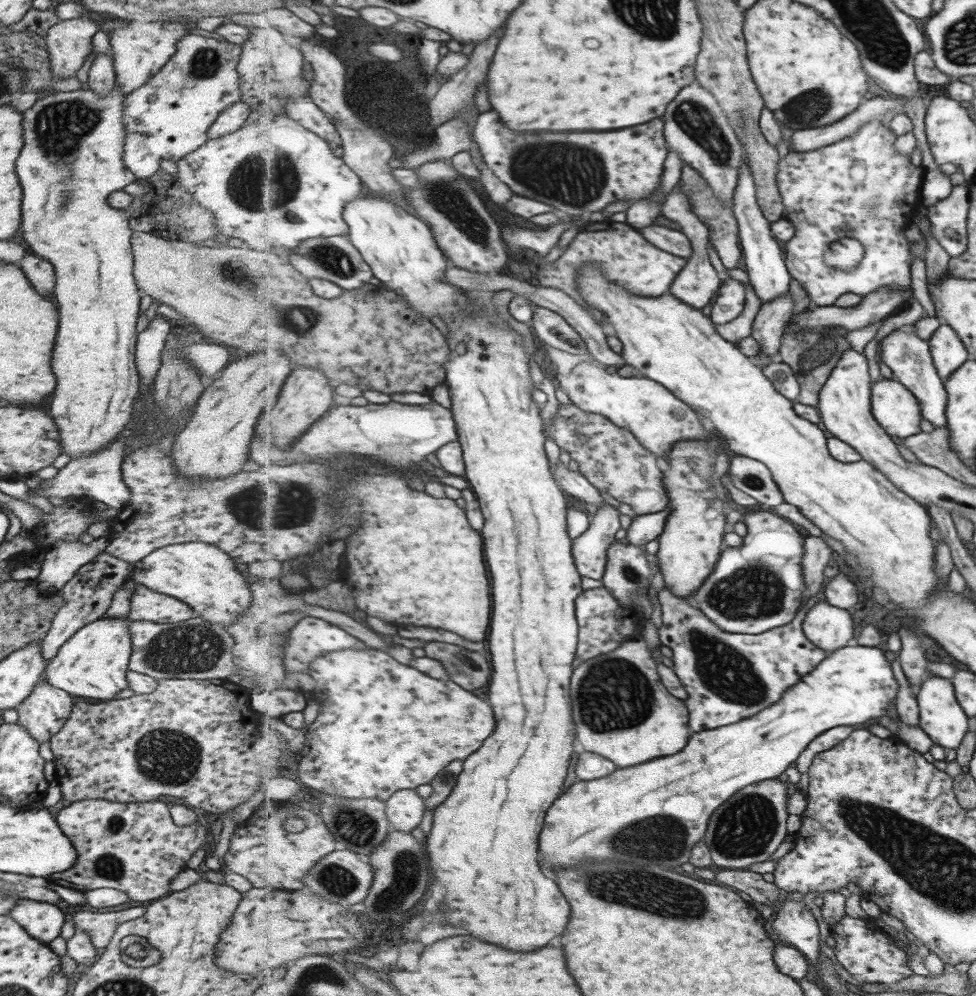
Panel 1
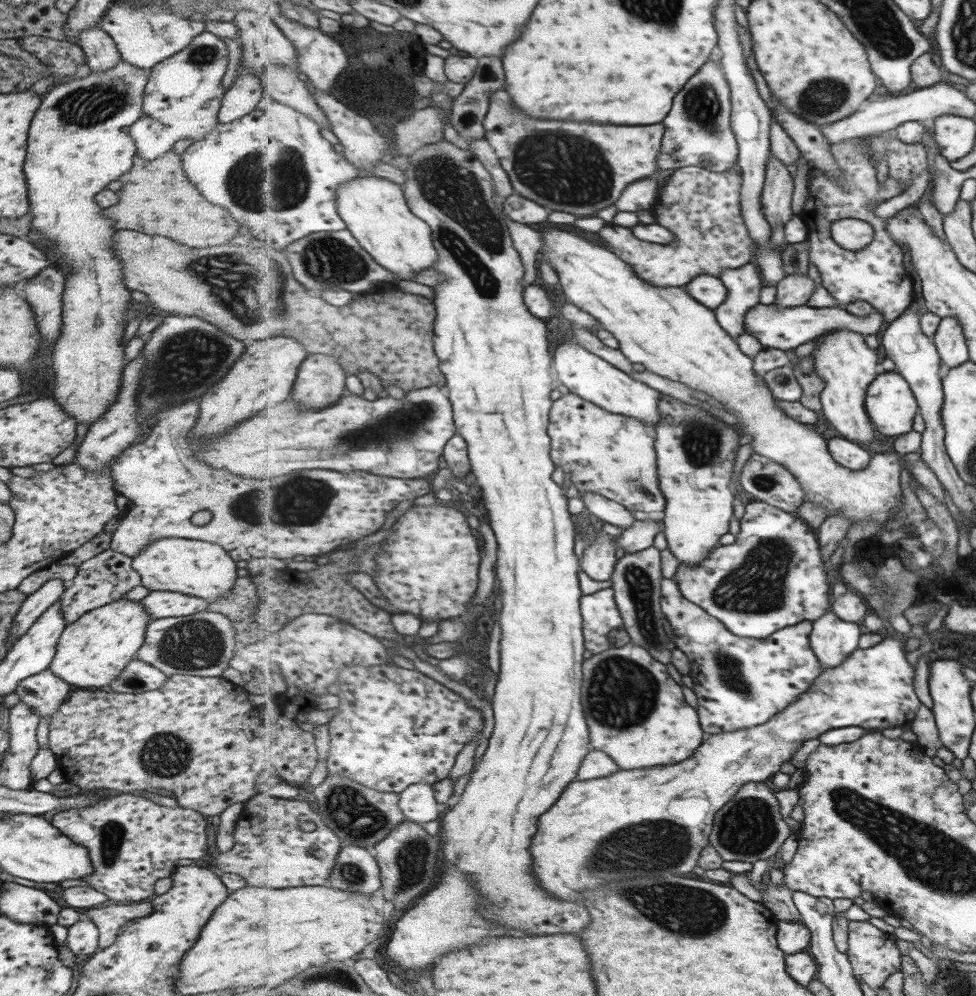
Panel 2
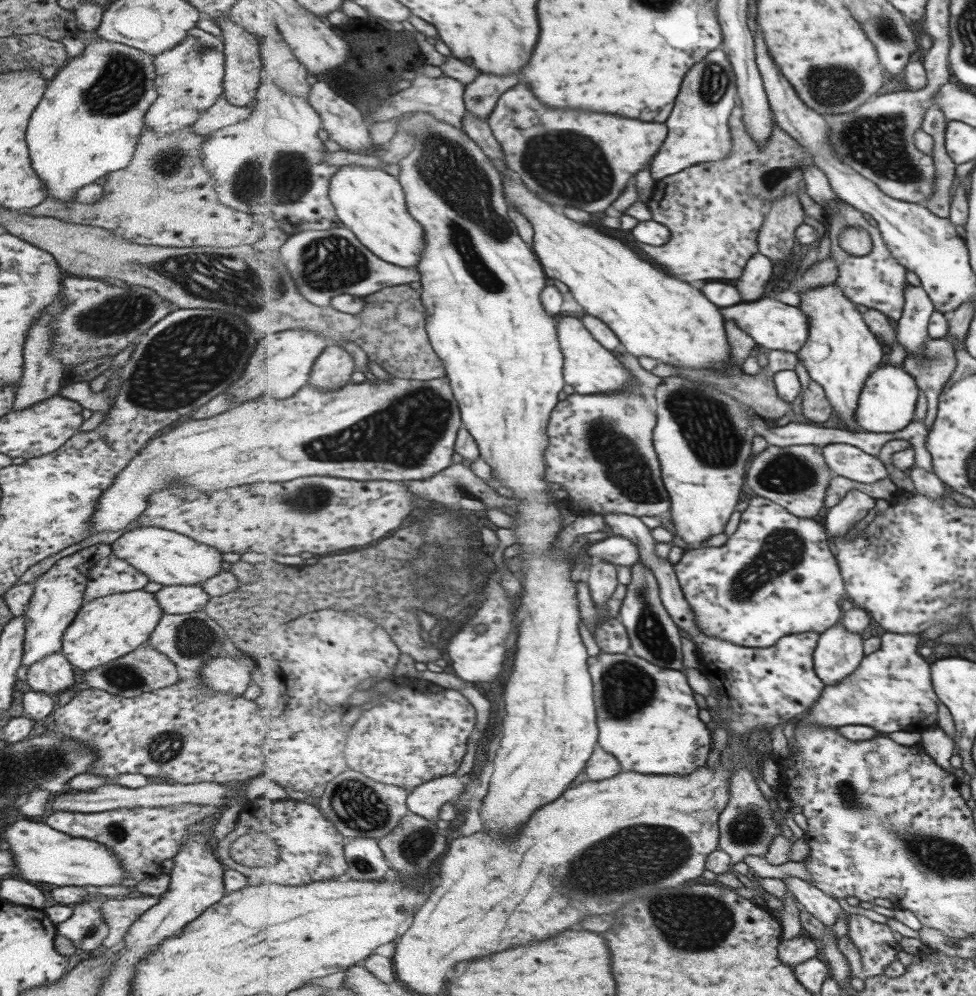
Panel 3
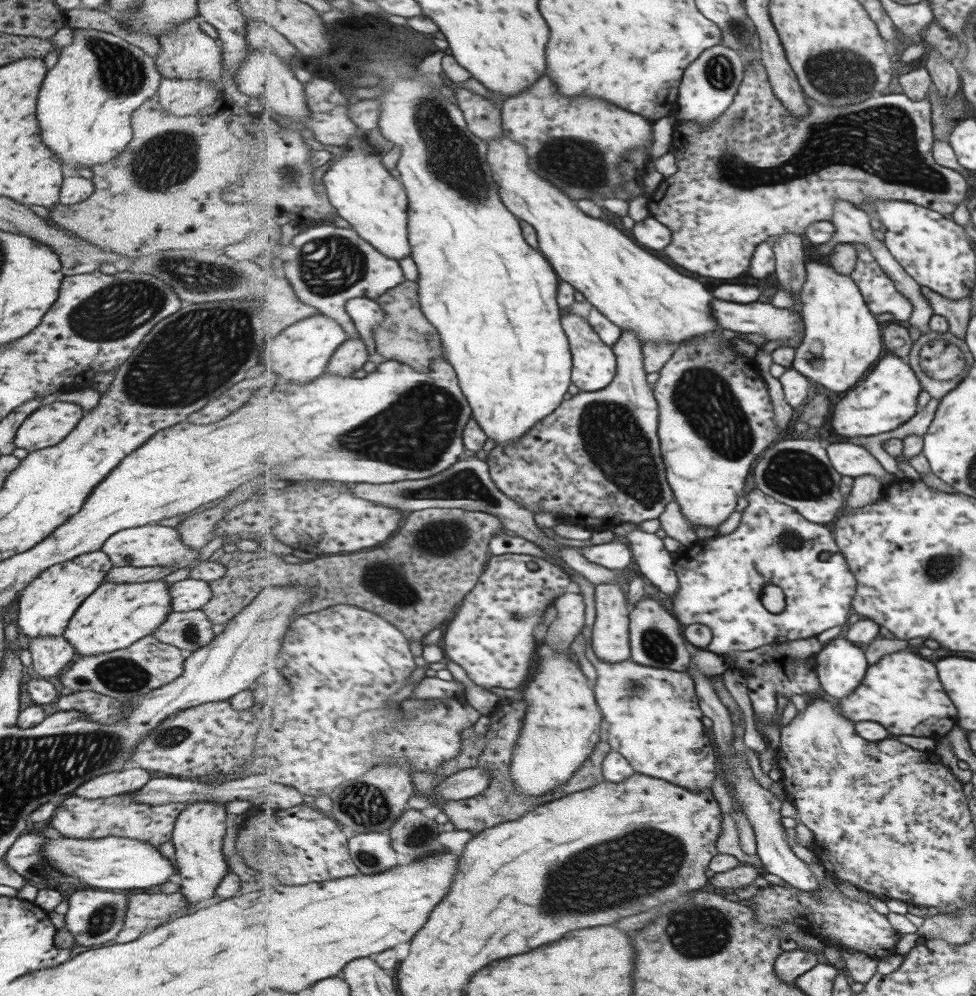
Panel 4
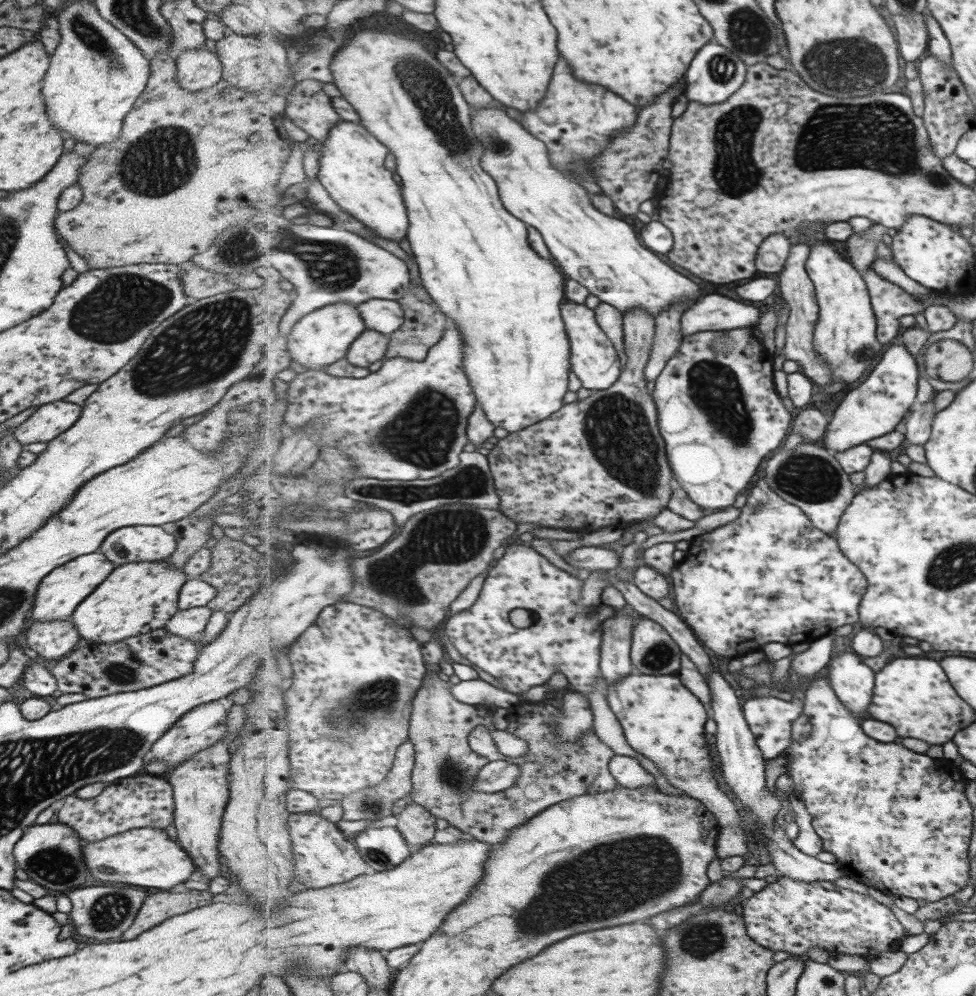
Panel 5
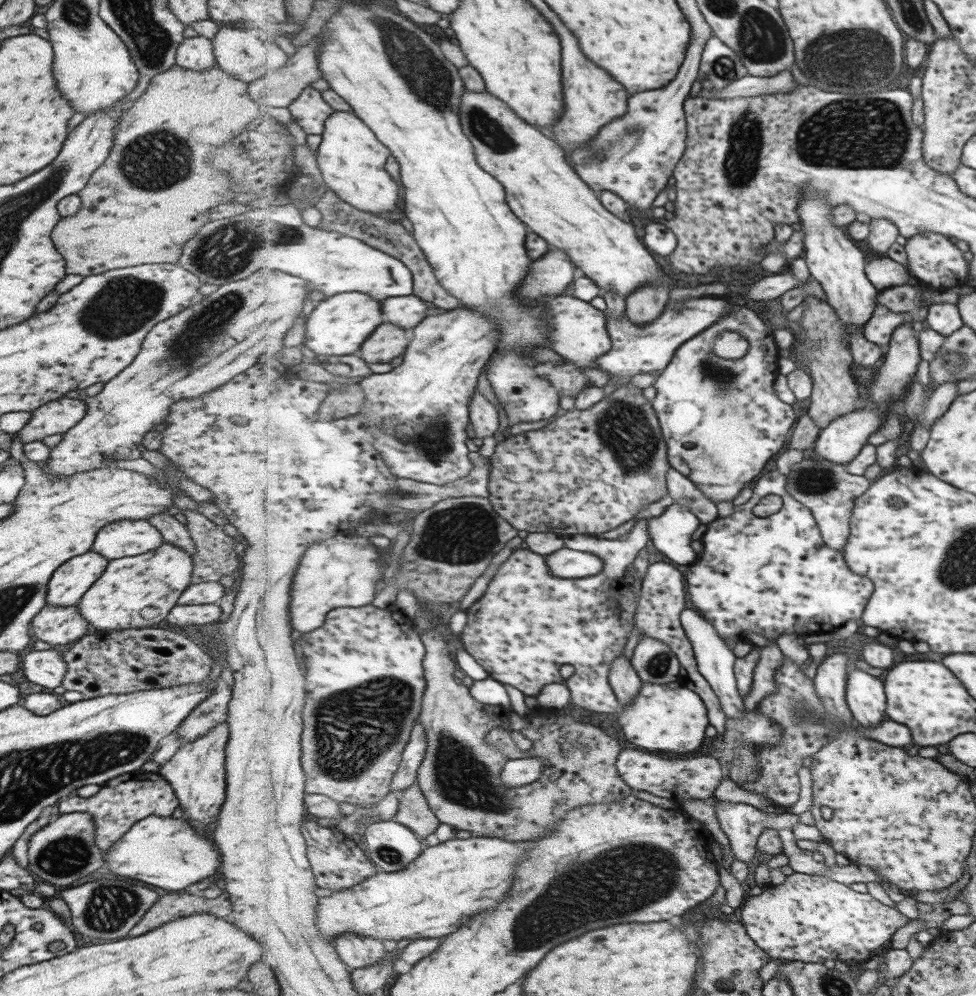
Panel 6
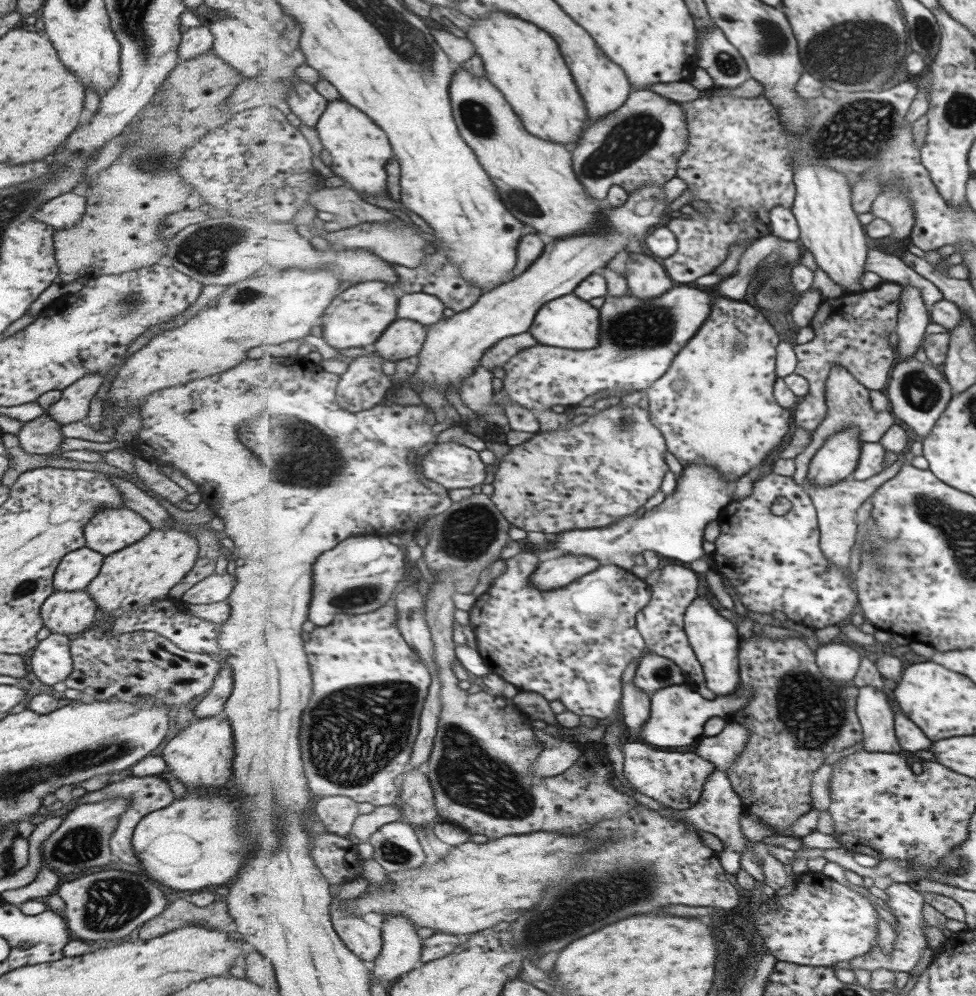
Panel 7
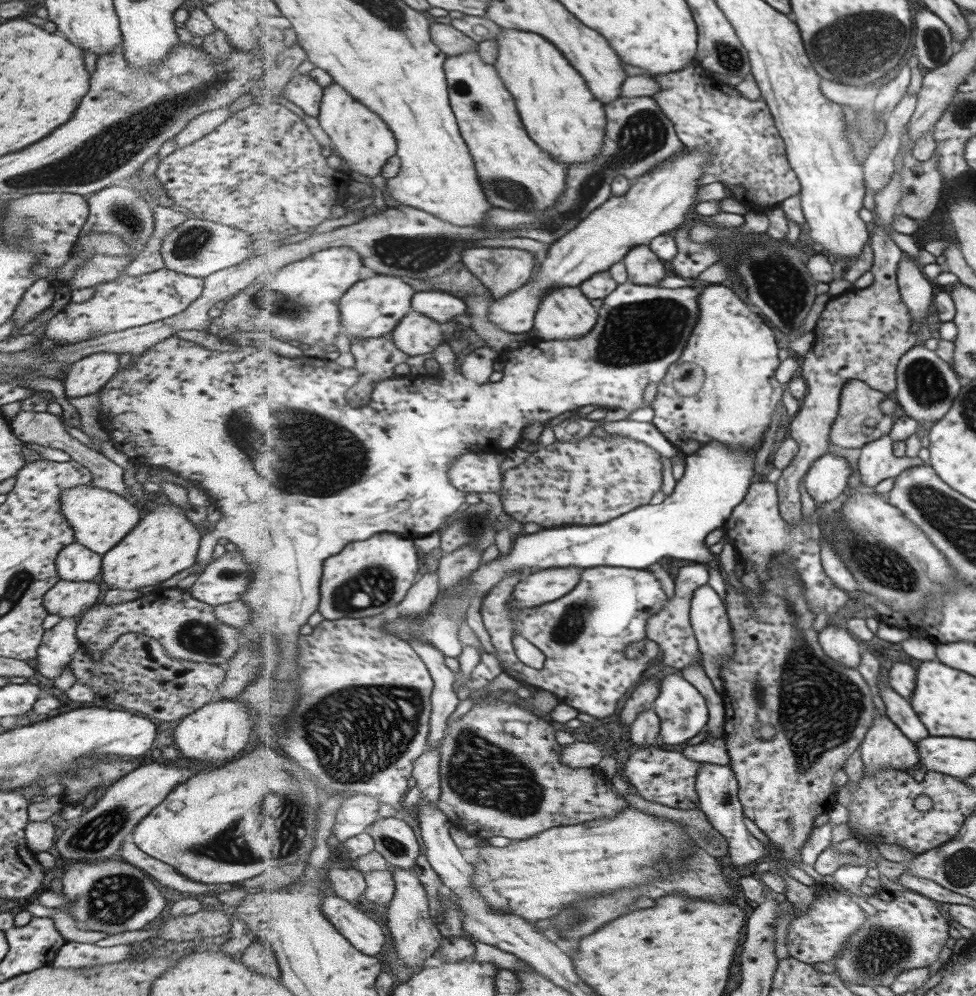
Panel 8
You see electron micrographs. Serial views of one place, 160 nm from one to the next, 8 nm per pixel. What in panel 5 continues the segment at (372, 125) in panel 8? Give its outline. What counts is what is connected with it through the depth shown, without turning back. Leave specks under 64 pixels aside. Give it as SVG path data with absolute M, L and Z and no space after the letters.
M341 121L329 131L320 153L318 179L344 212L375 229L377 237L397 243L406 238L409 228L407 206L403 202L399 179L385 168L390 153L385 144L381 144L361 123Z

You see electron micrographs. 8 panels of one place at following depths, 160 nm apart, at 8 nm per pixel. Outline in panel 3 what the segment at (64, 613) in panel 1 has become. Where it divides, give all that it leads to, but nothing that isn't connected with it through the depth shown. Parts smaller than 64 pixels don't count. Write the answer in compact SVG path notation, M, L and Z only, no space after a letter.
M110 554L98 560L89 571L83 603L108 594L143 589L147 582L148 578L142 572Z

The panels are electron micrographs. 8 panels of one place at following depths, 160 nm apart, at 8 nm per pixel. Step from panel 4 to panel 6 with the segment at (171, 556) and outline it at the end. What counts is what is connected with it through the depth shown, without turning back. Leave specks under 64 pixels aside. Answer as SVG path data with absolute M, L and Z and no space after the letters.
M116 520L96 530L91 551L110 561L155 550L161 543L160 532L146 520Z

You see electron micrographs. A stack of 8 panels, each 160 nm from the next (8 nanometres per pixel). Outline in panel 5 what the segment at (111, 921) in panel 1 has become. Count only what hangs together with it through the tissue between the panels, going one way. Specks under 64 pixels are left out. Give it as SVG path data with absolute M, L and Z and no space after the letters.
M195 889L185 892L173 893L159 890L151 893L143 899L141 908L133 920L121 934L121 940L129 940L141 934L147 928L153 928L155 924L163 922L165 918L190 911L191 909L215 903L218 900L227 902L227 896L219 893L217 896L208 890L197 891Z

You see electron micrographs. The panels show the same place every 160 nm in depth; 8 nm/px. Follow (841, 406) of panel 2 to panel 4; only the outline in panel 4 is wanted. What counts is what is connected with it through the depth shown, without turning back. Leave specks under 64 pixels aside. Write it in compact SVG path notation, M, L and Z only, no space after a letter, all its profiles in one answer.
M809 262L806 268L807 283L801 297L804 338L796 347L792 368L828 391L847 393L859 386L882 359L883 324L877 322L862 288L851 276L839 274L821 262Z

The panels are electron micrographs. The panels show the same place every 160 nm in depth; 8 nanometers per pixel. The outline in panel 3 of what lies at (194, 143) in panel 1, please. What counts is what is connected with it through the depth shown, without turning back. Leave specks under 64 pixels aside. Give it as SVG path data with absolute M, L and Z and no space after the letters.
M195 26L187 32L187 36L180 43L153 56L156 94L165 95L170 100L181 100L190 107L195 107L199 114L204 113L215 102L217 96L222 93L222 78L224 75L222 45L223 42L221 42L220 38L212 36L208 32L203 32L203 29Z

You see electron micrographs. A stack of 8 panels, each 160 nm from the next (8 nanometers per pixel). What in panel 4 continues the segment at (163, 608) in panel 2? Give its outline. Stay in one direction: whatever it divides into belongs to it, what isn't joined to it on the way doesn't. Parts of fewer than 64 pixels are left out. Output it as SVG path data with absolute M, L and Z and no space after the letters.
M191 577L169 584L172 612L197 610L211 598L208 583Z

